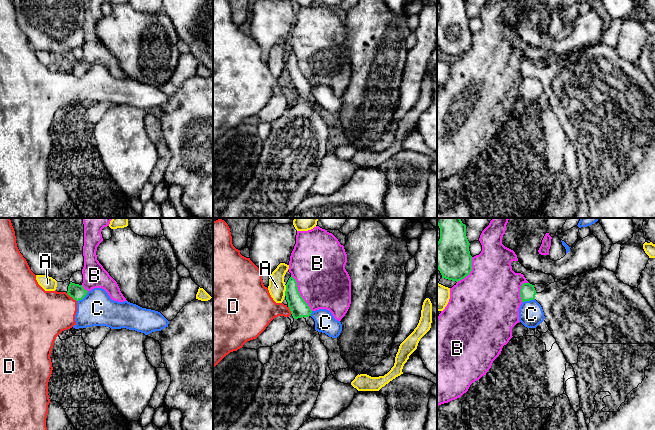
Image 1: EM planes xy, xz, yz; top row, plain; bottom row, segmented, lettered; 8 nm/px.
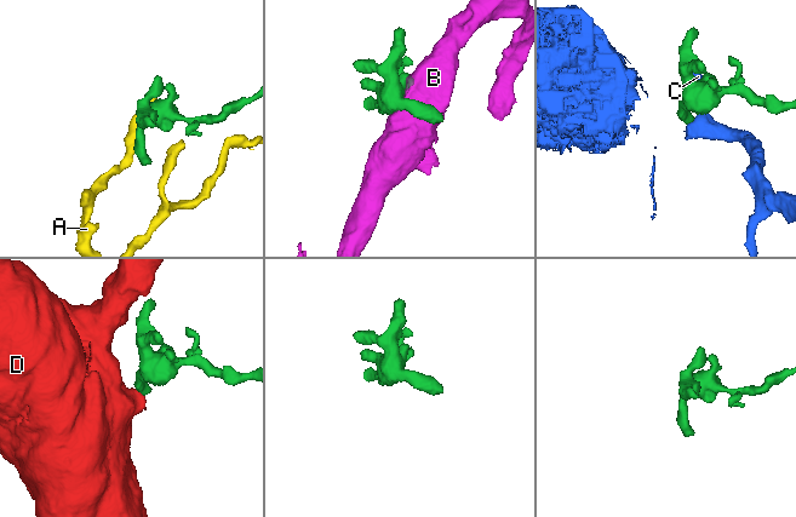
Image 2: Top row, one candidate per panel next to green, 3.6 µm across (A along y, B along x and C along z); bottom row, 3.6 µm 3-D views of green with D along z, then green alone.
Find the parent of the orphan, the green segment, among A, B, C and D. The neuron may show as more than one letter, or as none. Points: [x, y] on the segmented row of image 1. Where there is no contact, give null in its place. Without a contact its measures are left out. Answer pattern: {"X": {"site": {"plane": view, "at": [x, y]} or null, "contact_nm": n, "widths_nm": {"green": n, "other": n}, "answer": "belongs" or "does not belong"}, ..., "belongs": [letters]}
{"A": {"site": {"plane": "xz", "at": [286, 290]}, "contact_nm": 90, "widths_nm": {"green": 150, "other": 140}, "answer": "does not belong"}, "B": {"site": {"plane": "xz", "at": [298, 292]}, "contact_nm": 340, "widths_nm": {"green": 150, "other": 420}, "answer": "does not belong"}, "C": {"site": {"plane": "yz", "at": [528, 300]}, "contact_nm": 110, "widths_nm": {"green": 130, "other": 200}, "answer": "does not belong"}, "D": {"site": {"plane": "xy", "at": [71, 296]}, "contact_nm": 110, "widths_nm": {"green": 120, "other": 380}, "answer": "does not belong"}, "belongs": []}

